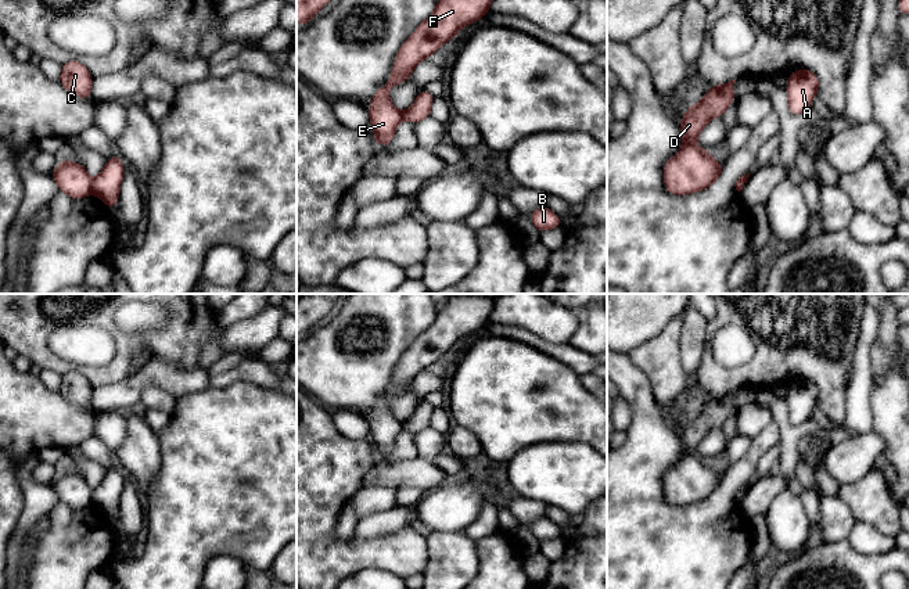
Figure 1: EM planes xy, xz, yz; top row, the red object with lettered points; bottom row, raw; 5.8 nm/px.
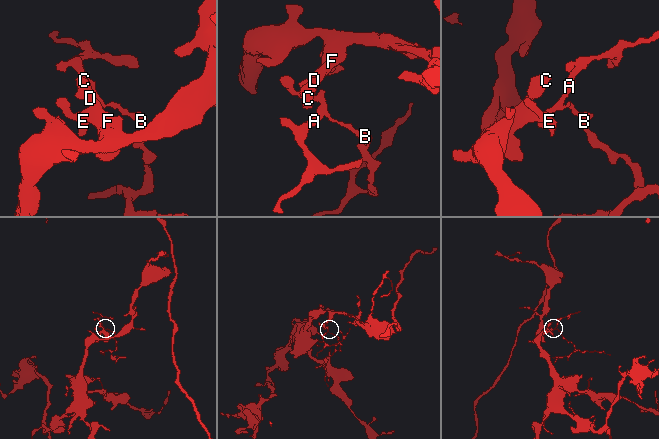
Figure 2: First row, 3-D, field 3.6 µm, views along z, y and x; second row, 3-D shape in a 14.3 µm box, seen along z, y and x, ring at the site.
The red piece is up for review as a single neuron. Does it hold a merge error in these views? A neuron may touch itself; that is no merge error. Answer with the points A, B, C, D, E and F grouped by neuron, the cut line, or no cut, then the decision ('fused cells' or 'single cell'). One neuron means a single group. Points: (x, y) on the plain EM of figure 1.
A B / C D E F; cut in xy along (92, 491), (93, 500); fused cells

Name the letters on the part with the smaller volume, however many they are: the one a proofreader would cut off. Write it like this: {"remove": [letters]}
{"remove": ["A", "B"]}

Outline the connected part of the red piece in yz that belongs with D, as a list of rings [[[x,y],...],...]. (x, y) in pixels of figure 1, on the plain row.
[[[733,389],[725,395],[711,396],[703,412],[687,419],[680,430],[683,457],[664,475],[664,493],[671,504],[685,506],[709,498],[721,488],[723,474],[716,473],[709,461],[694,455],[705,435],[716,427],[722,427],[733,406]]]

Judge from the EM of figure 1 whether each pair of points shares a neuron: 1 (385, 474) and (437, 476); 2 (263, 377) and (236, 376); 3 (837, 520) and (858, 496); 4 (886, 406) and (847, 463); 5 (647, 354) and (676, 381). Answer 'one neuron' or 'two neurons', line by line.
1: one neuron
2: one neuron
3: two neurons
4: two neurons
5: one neuron

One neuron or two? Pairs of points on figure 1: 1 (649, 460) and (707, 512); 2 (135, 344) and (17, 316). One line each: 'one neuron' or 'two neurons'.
1: one neuron
2: one neuron

